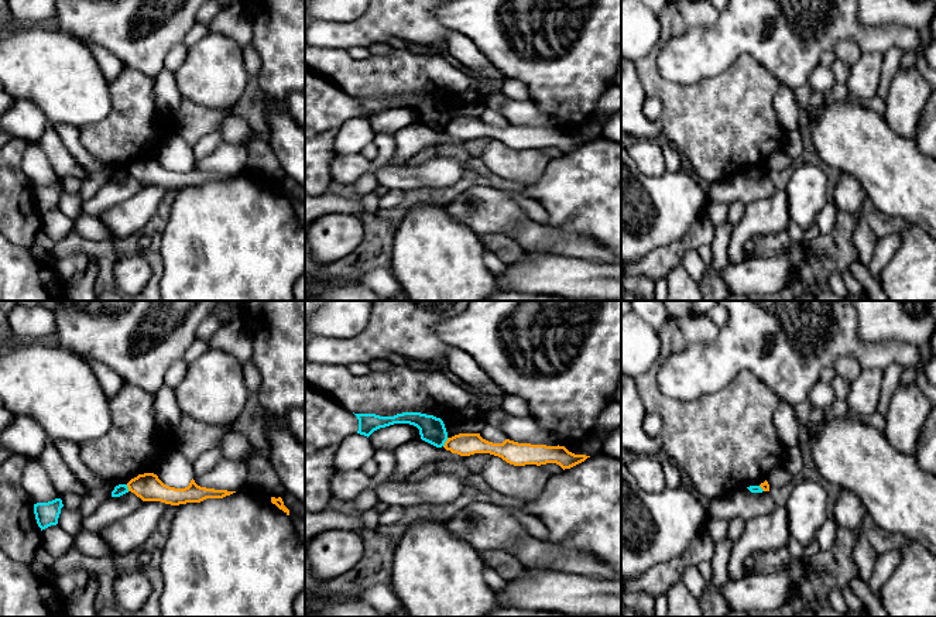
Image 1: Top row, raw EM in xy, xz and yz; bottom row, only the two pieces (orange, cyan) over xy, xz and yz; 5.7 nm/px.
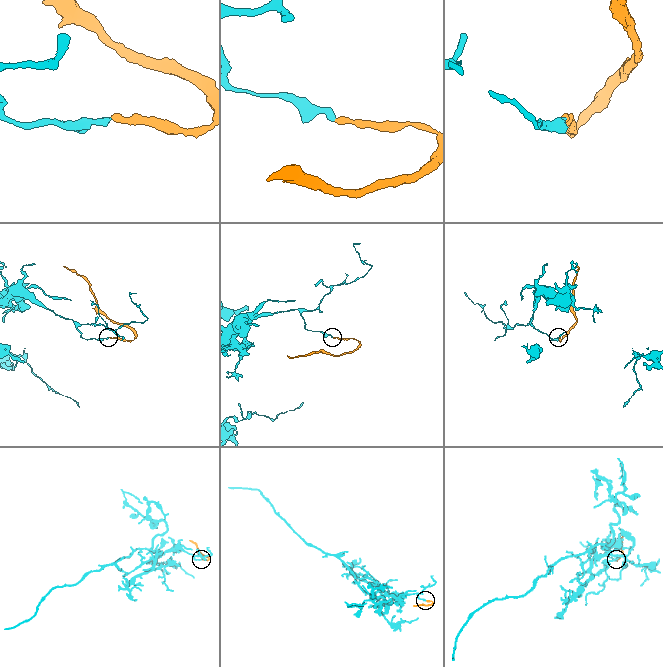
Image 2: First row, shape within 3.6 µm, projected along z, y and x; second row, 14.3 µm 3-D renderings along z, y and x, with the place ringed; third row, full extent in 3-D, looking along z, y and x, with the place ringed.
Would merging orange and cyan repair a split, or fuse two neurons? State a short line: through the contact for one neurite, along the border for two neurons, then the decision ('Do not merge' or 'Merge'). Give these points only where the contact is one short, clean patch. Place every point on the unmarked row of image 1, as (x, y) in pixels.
Line: xz (448, 122), (444, 130). Do not merge

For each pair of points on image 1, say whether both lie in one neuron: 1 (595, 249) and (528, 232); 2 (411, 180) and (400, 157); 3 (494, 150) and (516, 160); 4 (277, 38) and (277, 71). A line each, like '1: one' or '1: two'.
1: one
2: two
3: one
4: one

